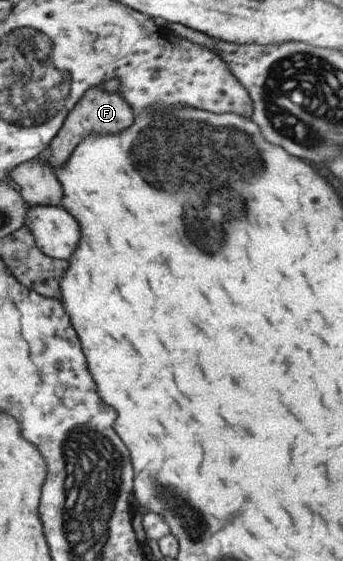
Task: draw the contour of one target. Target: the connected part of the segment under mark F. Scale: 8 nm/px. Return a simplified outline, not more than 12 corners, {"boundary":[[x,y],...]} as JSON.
{"boundary":[[88,89],[50,142],[63,168],[86,136],[119,134],[134,111],[120,90]]}

